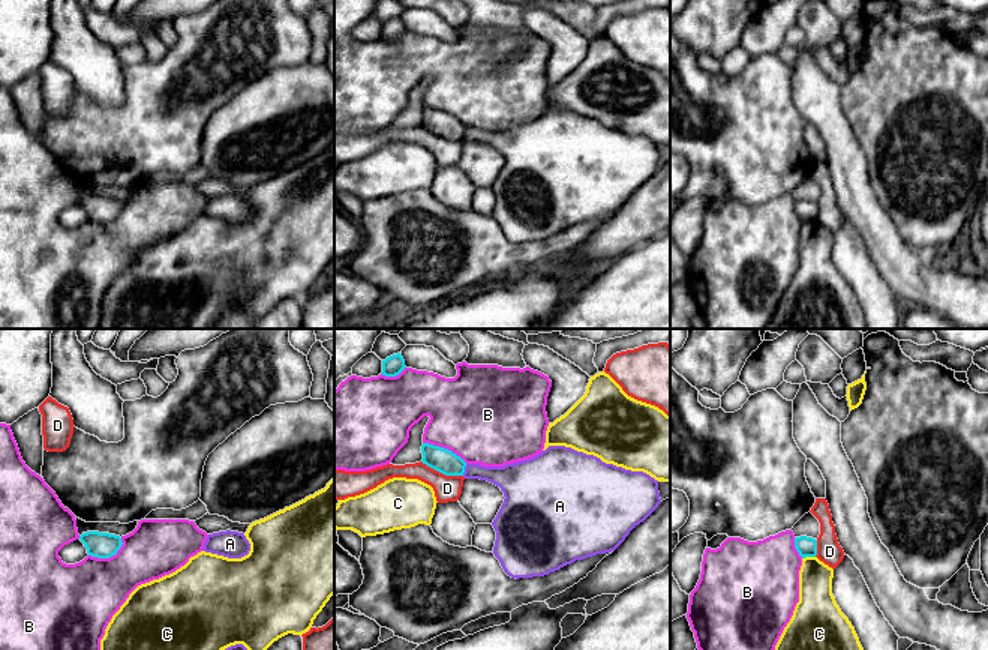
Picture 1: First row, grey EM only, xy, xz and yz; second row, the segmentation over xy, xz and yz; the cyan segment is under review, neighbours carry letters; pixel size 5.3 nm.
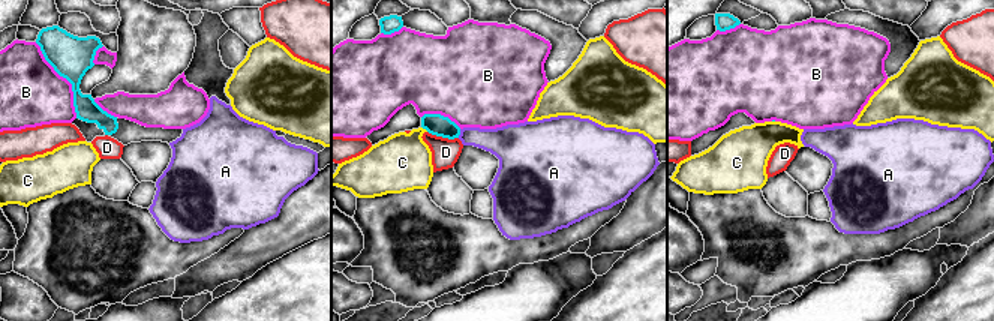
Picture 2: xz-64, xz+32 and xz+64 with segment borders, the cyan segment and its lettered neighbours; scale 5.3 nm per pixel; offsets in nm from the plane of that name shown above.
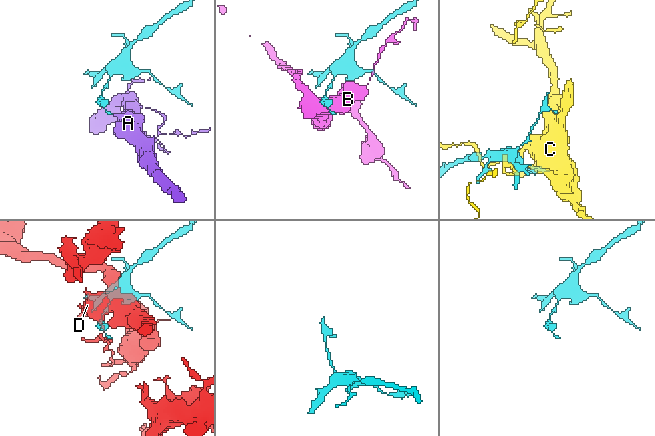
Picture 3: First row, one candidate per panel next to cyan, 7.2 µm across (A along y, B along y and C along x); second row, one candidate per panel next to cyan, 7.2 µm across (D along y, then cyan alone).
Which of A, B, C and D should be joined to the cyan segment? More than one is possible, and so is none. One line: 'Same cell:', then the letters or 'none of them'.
Same cell: none of them

